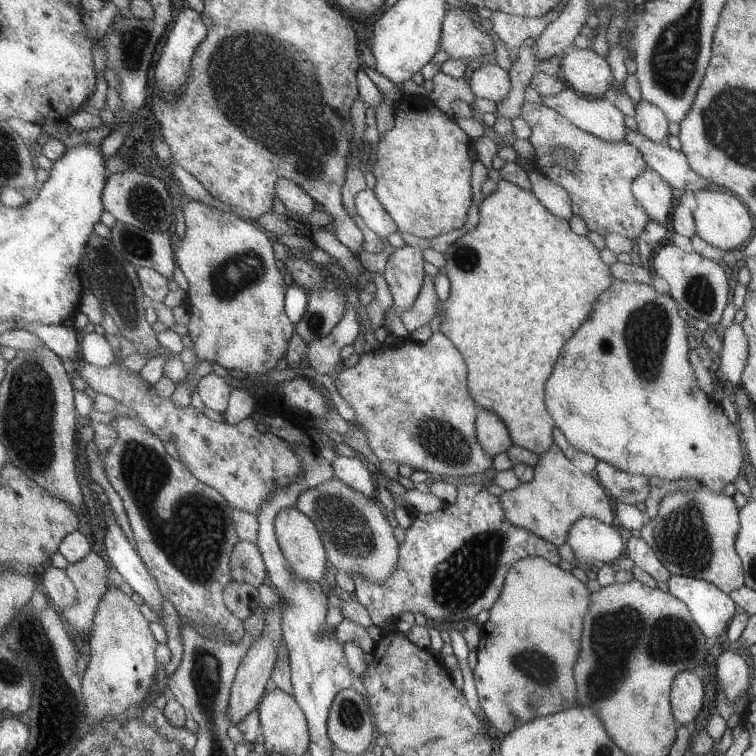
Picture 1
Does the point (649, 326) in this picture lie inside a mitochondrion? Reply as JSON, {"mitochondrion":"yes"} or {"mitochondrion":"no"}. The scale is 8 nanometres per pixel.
{"mitochondrion":"yes"}

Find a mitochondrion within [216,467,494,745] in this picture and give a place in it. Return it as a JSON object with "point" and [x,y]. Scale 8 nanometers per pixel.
{"point":[350,532]}

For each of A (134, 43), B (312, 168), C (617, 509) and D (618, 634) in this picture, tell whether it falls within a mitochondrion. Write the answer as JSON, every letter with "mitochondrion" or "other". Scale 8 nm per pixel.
{"A":"mitochondrion","B":"mitochondrion","C":"other","D":"mitochondrion"}

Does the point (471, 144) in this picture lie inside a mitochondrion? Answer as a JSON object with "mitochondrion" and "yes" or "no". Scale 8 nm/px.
{"mitochondrion":"no"}

